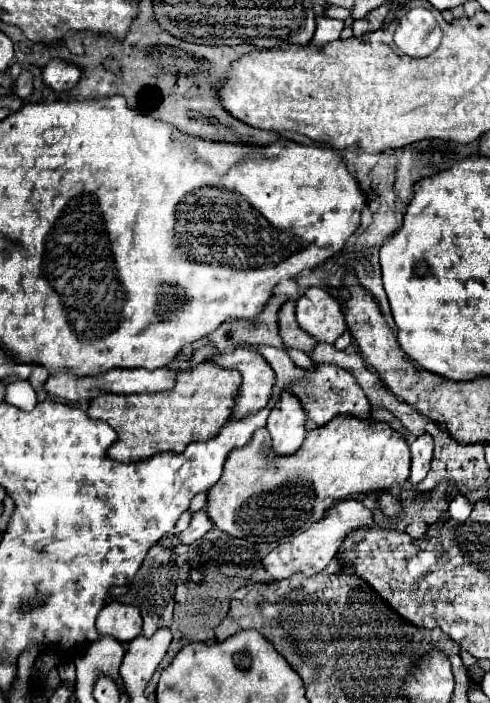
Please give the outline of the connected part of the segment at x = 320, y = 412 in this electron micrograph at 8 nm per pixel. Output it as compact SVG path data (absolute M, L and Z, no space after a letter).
M318 364L314 372L306 372L306 374L308 378L298 382L294 390L298 390L296 396L306 404L304 412L308 416L308 422L314 422L316 426L324 426L336 416L354 416L362 420L372 418L372 410L370 410L372 406L368 398L348 370L342 370L340 366L334 366L334 364Z

